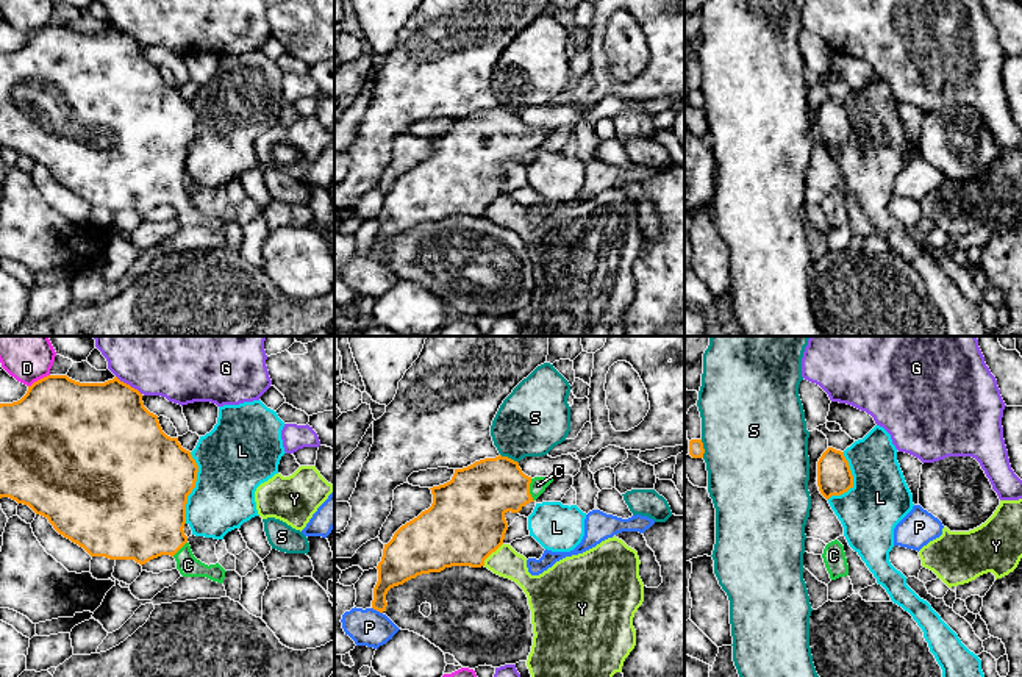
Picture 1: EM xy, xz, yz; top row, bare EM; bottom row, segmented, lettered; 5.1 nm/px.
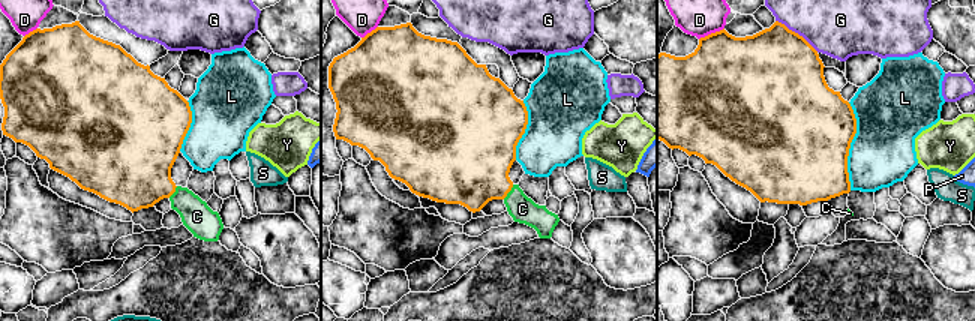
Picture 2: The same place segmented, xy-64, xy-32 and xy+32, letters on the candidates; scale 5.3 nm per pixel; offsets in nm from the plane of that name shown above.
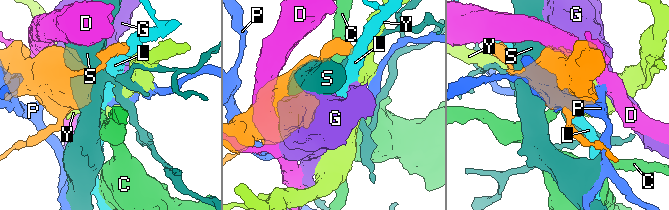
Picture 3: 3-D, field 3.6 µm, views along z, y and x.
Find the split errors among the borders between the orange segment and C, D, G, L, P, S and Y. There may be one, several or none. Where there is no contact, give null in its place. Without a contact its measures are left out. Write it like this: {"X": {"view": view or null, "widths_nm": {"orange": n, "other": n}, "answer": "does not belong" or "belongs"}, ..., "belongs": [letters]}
{"C": {"view": "xz", "widths_nm": {"orange": 320, "other": 90}, "answer": "belongs"}, "D": {"view": "xy", "widths_nm": {"orange": 460, "other": 280}, "answer": "does not belong"}, "G": {"view": "xy", "widths_nm": {"orange": 460, "other": 500}, "answer": "does not belong"}, "L": {"view": "xy", "widths_nm": {"orange": 460, "other": 380}, "answer": "does not belong"}, "P": {"view": "xz", "widths_nm": {"orange": 180, "other": 190}, "answer": "does not belong"}, "S": {"view": "xz", "widths_nm": {"orange": 320, "other": 360}, "answer": "does not belong"}, "Y": {"view": "xz", "widths_nm": {"orange": 400, "other": 160}, "answer": "does not belong"}, "belongs": ["C"]}

